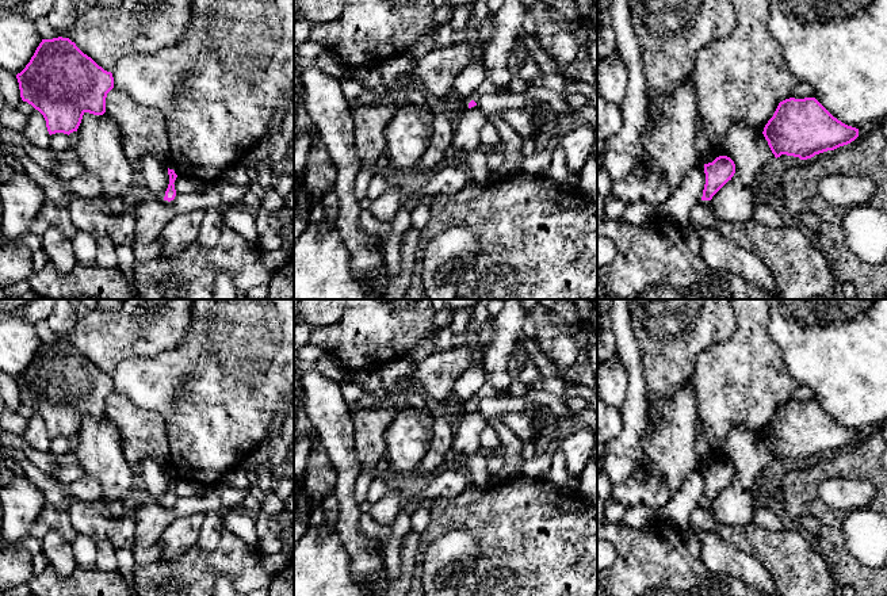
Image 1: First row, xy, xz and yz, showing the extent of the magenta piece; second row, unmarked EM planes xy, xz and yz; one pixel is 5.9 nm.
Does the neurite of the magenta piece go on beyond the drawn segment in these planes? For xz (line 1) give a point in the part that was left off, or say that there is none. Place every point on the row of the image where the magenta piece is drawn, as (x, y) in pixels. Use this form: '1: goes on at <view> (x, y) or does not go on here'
1: does not go on here

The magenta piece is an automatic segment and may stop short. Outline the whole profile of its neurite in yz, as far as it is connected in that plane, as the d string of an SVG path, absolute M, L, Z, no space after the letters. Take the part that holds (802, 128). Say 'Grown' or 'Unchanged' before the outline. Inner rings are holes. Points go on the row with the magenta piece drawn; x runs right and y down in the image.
Unchanged. M789 98L779 103L762 134L776 158L787 154L807 160L850 144L859 137L859 129L834 118L815 98Z

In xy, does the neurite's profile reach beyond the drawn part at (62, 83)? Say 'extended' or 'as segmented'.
as segmented

